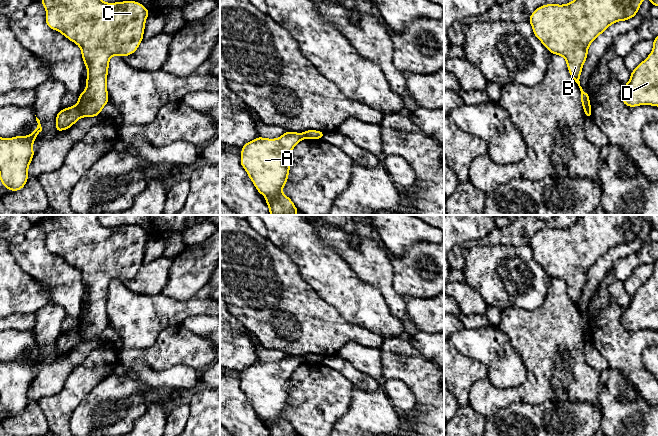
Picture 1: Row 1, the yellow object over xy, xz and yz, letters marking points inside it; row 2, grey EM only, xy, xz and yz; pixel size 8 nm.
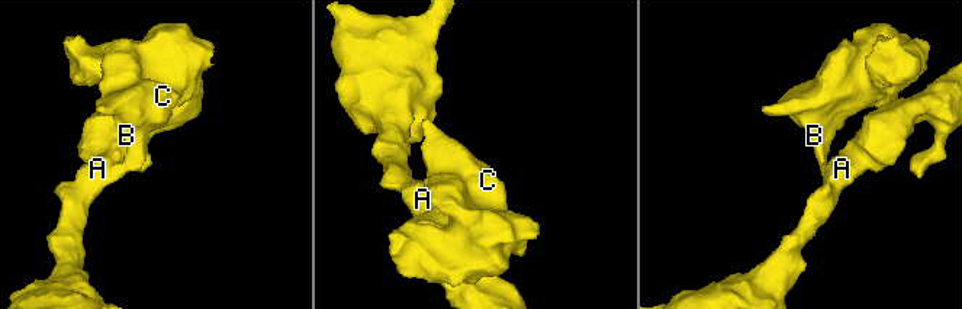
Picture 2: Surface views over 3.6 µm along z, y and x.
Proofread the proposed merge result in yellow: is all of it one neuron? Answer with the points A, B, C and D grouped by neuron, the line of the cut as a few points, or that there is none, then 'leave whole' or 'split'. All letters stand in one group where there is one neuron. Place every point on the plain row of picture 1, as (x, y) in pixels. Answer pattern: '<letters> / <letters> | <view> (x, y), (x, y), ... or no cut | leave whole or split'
A D / B C | xy (75, 329), (81, 340) | split

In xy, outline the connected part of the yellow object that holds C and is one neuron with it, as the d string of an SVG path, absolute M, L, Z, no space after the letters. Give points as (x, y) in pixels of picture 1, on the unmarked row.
M47 215L42 220L41 226L42 226L42 229L46 233L46 248L47 248L47 250L53 254L59 255L66 262L68 262L70 265L76 267L81 272L82 283L84 285L85 291L88 294L88 300L86 302L86 313L84 316L79 318L79 323L78 323L78 326L76 328L76 330L81 338L81 341L99 340L103 331L109 326L108 316L107 316L107 298L108 298L108 292L109 292L109 283L114 279L118 279L121 281L131 279L138 273L141 265L143 264L146 242L150 238L150 236L141 227L136 226L136 225L123 225L123 226L116 226L116 227L106 227L106 226L101 224L97 215Z

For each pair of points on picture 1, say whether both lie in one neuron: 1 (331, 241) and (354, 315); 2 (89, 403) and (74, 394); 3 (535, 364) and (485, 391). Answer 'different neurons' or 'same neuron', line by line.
1: different neurons
2: different neurons
3: same neuron

